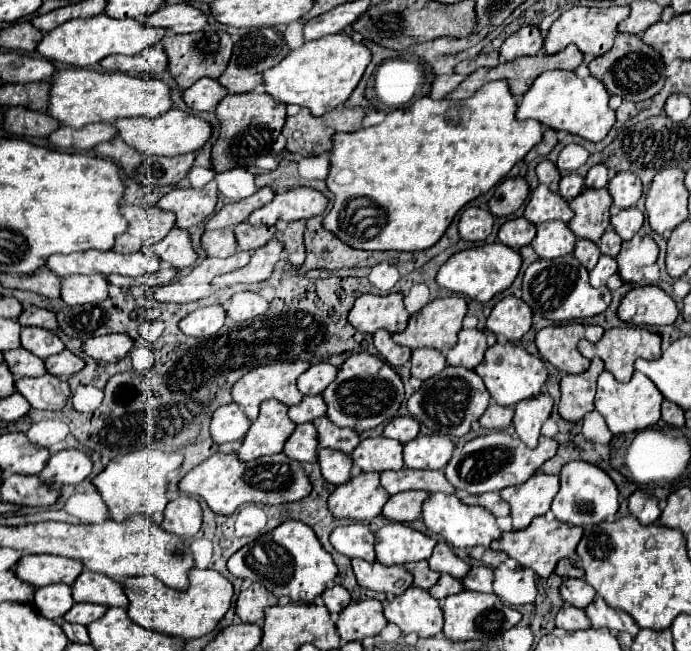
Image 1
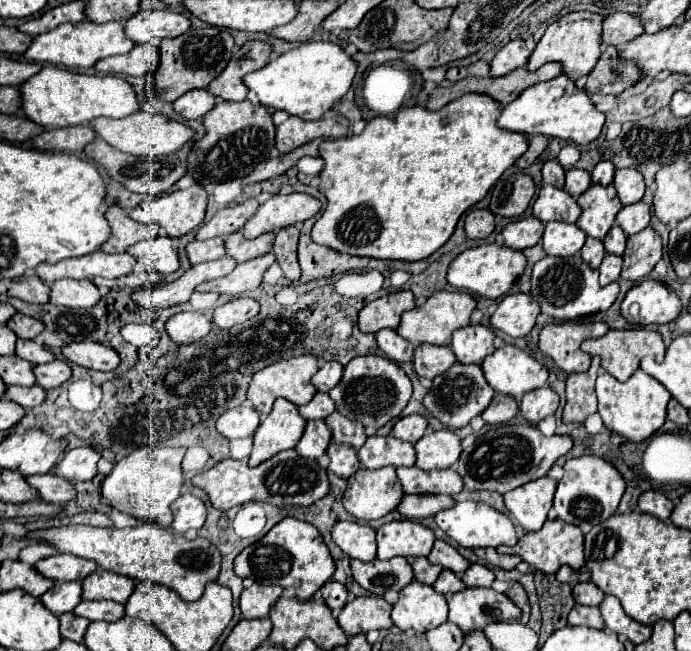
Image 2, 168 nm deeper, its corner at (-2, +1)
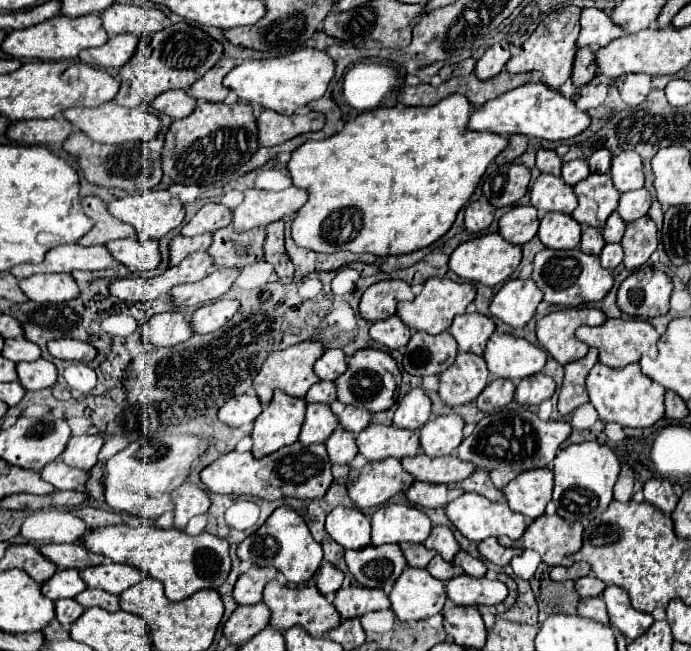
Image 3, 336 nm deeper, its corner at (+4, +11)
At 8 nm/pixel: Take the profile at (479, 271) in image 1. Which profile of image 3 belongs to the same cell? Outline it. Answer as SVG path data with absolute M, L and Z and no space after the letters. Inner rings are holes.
M488 233L488 235L474 237L474 239L464 241L462 245L458 245L454 249L454 253L450 255L448 269L454 271L458 277L462 277L466 281L494 287L498 283L504 283L512 275L512 271L518 267L520 259L522 259L520 245L508 243L500 233Z

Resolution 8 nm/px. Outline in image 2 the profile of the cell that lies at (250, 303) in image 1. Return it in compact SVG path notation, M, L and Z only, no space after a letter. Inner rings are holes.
M232 299L214 311L212 325L216 329L230 329L238 323L252 319L258 313L258 309L260 305L254 299Z

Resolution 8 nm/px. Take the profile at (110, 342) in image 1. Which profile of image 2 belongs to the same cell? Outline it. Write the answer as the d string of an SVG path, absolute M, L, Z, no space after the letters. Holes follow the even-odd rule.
M92 341L64 345L62 355L70 363L76 363L76 365L88 367L88 369L96 369L96 371L114 371L120 363L120 357L112 347L92 343Z

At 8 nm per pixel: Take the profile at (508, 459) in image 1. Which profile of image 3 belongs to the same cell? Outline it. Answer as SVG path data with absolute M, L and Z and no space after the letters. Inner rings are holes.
M524 407L500 409L476 425L474 433L456 449L456 457L476 465L476 469L488 471L494 487L502 489L516 475L546 467L556 457L558 447L568 439L570 431L568 421L540 421L534 411Z

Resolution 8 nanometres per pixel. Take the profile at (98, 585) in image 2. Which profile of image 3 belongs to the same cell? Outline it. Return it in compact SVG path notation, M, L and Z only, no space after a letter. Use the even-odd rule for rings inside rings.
M102 563L96 567L86 567L82 571L82 579L88 589L104 589L114 595L120 595L124 589L136 585L146 577L146 573L140 573L136 567L122 563Z

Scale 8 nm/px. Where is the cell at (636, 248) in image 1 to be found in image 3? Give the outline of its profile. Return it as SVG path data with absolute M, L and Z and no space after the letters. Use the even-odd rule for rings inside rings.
M640 217L626 225L622 237L624 265L630 271L640 269L658 247L658 229L650 217Z

